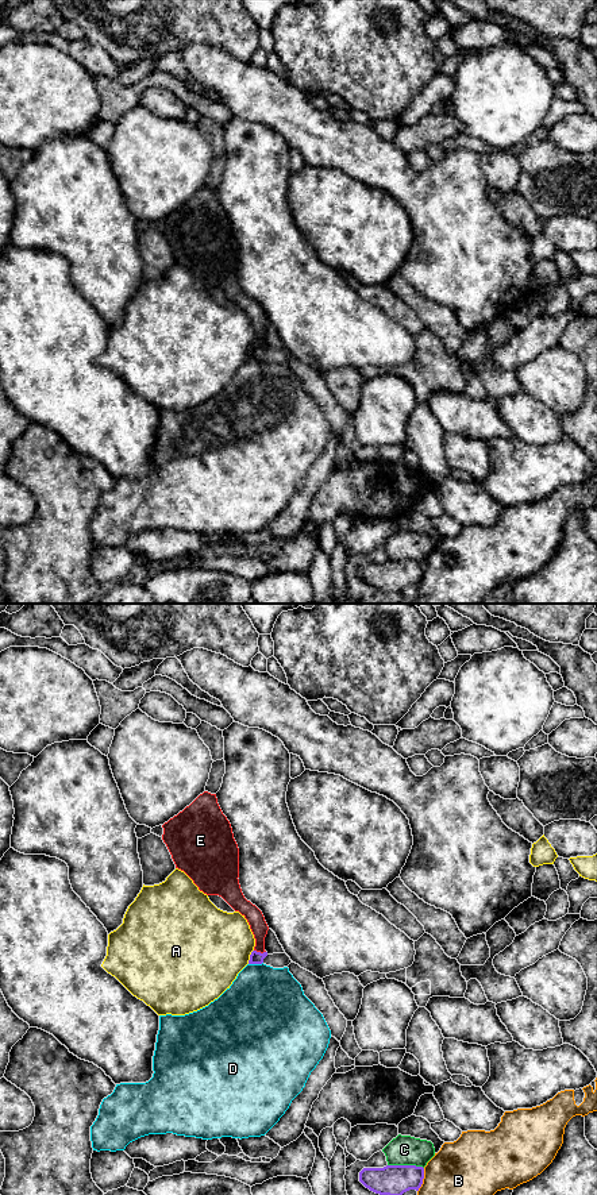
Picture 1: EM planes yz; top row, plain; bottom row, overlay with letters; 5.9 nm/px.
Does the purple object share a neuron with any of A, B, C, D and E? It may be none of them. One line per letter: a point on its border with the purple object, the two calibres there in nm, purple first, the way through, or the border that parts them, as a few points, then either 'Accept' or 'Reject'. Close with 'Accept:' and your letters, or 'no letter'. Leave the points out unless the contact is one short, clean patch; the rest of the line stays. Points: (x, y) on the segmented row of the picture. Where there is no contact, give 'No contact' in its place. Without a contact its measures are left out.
A: Touches purple at yz (250, 956). Thickness 80 nm (purple) against 460 nm. Reject
B: Touches purple at yz (422, 1180). Thickness 180 nm (purple) against 320 nm. Reject
C: Touches purple at yz (405, 1165). Thickness 180 nm (purple) against 180 nm. Boundary: yz (388, 1164), (415, 1164), (423, 1168). Reject
D: Touches purple at yz (255, 963). Thickness 80 nm (purple) against 440 nm. Reject
E: Touches purple at yz (260, 952). Thickness 80 nm (purple) against 100 nm. Boundary: yz (254, 949), (265, 952). Reject
Accept: no letter

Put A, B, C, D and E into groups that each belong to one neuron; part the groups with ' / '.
A / B / C / D / E

